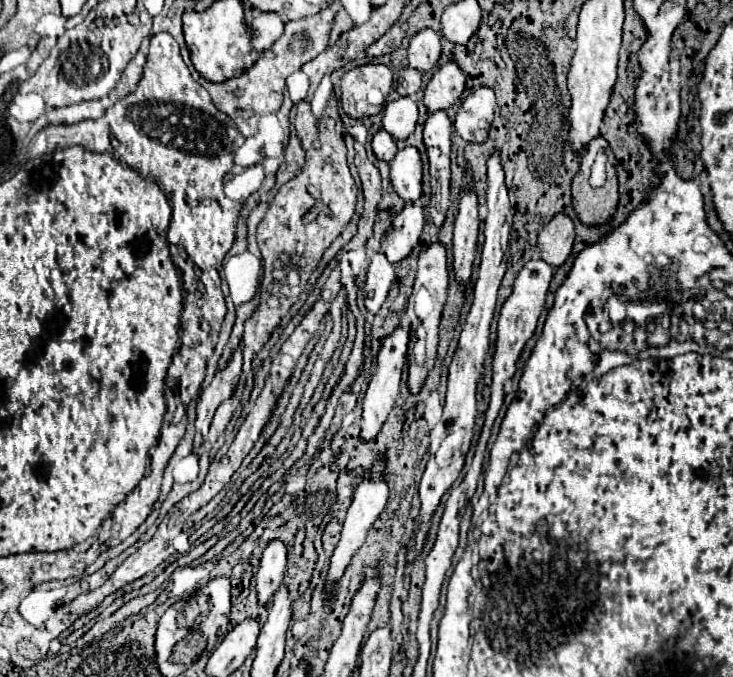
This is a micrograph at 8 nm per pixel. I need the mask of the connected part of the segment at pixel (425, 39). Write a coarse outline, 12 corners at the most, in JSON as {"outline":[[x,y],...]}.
{"outline":[[417,32],[409,42],[409,66],[429,72],[441,56],[441,36]]}

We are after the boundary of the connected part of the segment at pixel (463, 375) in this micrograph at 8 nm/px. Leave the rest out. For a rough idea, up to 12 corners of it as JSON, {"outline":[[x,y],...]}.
{"outline":[[499,152],[487,162],[485,244],[473,306],[431,430],[421,516],[407,554],[457,480],[475,428],[475,388],[509,262],[511,204]]}

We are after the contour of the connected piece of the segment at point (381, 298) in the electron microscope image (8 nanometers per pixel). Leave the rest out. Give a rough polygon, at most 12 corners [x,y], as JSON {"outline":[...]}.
{"outline":[[377,252],[367,270],[365,306],[379,312],[395,280],[391,262]]}

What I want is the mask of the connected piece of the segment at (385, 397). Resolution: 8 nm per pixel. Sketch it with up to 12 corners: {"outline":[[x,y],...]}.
{"outline":[[409,324],[383,340],[359,438],[371,442],[395,406]]}

